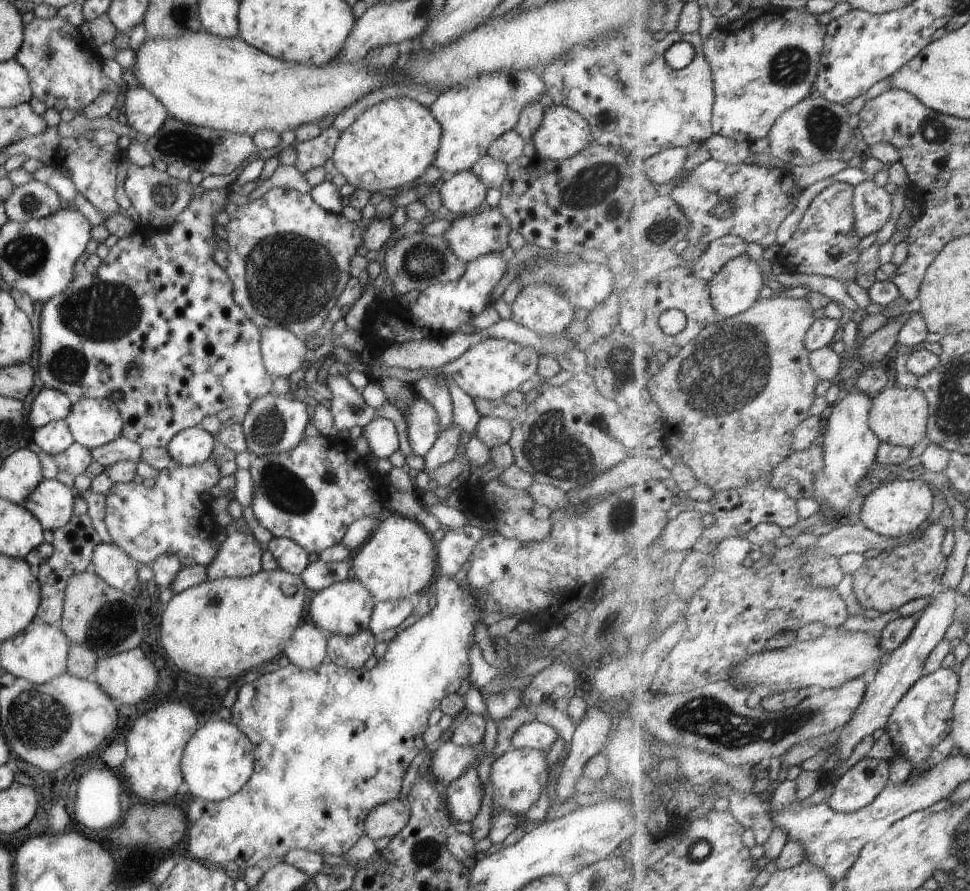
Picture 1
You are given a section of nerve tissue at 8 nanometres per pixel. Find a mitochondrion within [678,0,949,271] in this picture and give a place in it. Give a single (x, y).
(822, 124)

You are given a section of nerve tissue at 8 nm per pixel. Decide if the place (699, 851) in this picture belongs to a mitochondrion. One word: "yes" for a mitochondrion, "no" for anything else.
yes

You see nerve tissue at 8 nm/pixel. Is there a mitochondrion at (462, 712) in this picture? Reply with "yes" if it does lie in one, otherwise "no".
no

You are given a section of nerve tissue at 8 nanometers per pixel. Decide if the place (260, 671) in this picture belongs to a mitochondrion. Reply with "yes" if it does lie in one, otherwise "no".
no

